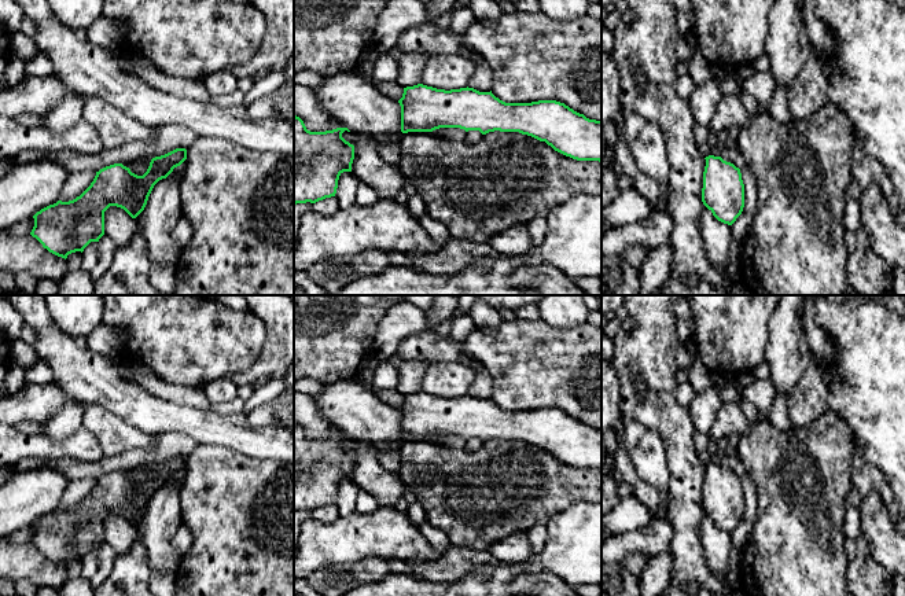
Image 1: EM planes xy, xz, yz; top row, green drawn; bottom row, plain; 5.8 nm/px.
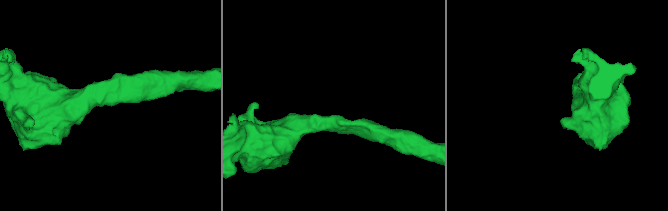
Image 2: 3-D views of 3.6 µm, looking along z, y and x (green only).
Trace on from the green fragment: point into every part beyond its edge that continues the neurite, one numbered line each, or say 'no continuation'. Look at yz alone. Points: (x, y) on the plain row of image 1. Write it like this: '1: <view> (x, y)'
no continuation

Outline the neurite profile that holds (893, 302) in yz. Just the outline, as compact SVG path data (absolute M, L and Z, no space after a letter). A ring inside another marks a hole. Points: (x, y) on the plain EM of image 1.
M824 295L828 299L846 303L854 298L868 298L873 302L883 305L886 309L898 313L905 317L905 295Z

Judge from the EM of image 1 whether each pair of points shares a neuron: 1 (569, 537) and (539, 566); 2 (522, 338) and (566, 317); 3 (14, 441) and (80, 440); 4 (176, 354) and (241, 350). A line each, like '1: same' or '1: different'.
1: same
2: different
3: same
4: same

